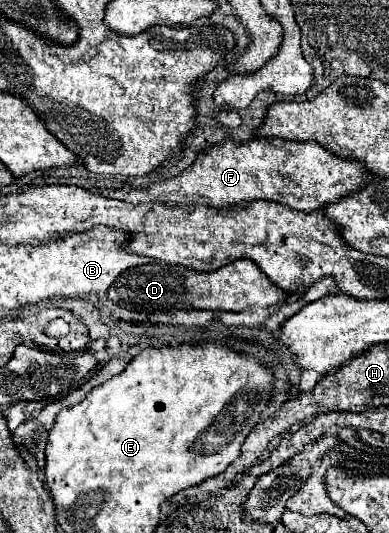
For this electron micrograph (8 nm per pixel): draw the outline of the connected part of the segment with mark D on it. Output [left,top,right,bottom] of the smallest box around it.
[107,259,287,311]

